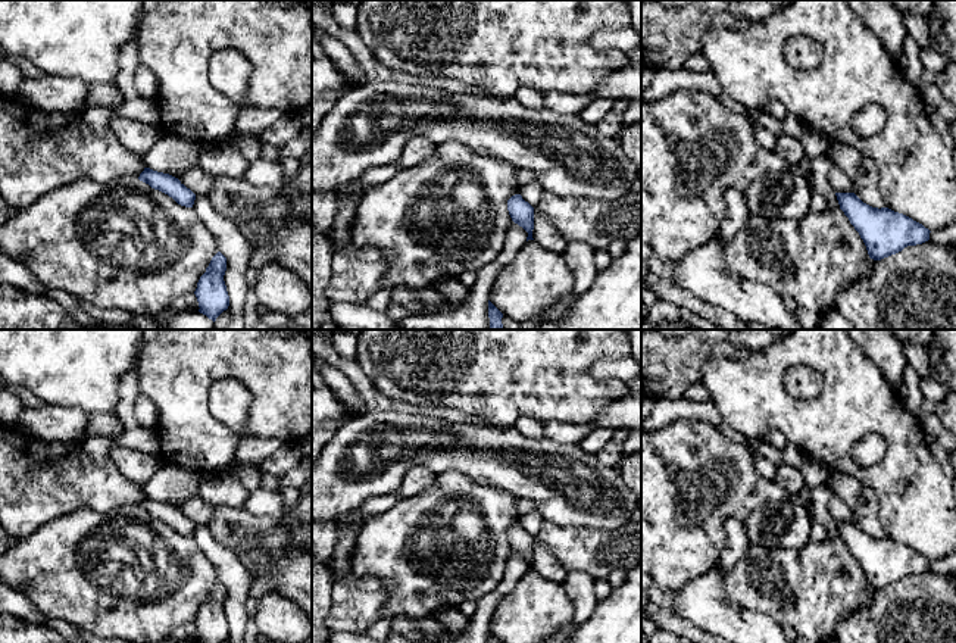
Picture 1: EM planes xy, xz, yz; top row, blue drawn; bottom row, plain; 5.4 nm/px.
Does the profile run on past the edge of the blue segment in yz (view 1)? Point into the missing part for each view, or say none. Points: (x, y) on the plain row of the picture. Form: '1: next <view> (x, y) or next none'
1: next none

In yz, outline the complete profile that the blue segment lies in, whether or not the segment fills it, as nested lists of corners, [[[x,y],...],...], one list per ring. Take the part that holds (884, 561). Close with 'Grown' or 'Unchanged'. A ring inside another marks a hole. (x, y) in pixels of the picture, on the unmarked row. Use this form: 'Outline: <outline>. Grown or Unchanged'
Outline: [[[835,522],[840,539],[863,569],[868,584],[881,590],[907,575],[930,569],[930,559],[912,547],[888,537],[872,537],[855,522]]]. Unchanged

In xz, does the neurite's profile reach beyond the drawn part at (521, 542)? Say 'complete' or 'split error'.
complete

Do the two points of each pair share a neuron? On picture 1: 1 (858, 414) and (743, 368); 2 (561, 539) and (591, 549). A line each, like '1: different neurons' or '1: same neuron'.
1: same neuron
2: same neuron

